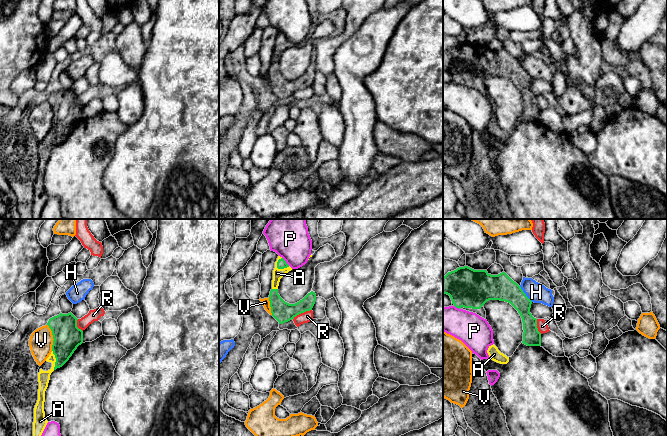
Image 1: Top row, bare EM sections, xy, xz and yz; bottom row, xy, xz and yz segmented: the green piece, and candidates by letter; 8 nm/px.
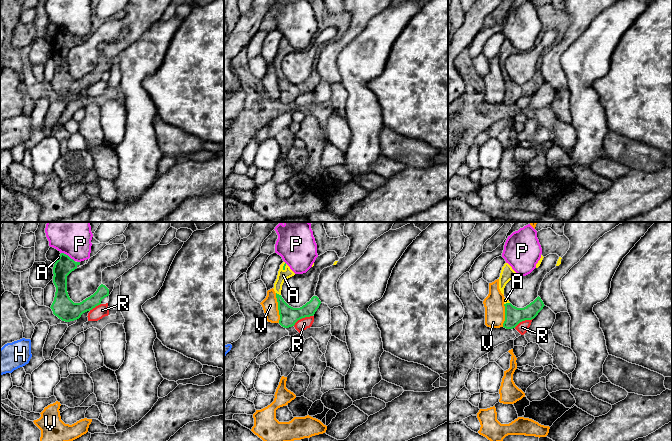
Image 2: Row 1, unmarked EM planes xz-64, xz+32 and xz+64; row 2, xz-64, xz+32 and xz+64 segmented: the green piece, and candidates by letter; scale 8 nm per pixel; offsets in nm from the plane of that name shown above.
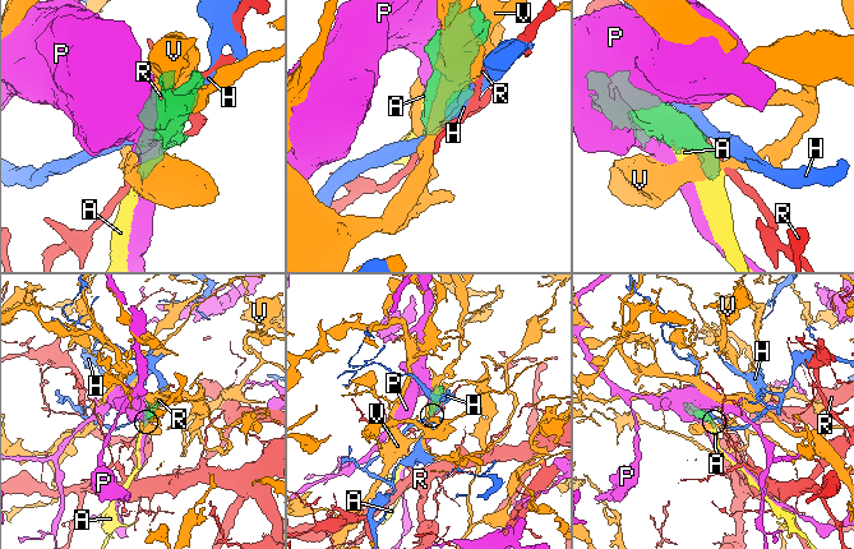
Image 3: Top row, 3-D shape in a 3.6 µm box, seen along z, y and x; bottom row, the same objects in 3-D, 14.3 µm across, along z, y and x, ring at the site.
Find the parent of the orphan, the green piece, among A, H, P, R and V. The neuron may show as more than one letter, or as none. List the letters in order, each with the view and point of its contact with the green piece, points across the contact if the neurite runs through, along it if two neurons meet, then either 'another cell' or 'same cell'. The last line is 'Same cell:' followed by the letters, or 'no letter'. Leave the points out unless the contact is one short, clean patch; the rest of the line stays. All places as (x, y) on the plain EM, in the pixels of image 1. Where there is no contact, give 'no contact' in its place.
A: contact xz (281, 44); same cell
H: contact yz (525, 70); another cell
P: contact xz (285, 37); another cell
R: contact xz (302, 88); another cell
V: contact xy (53, 113); another cell
Same cell: A

